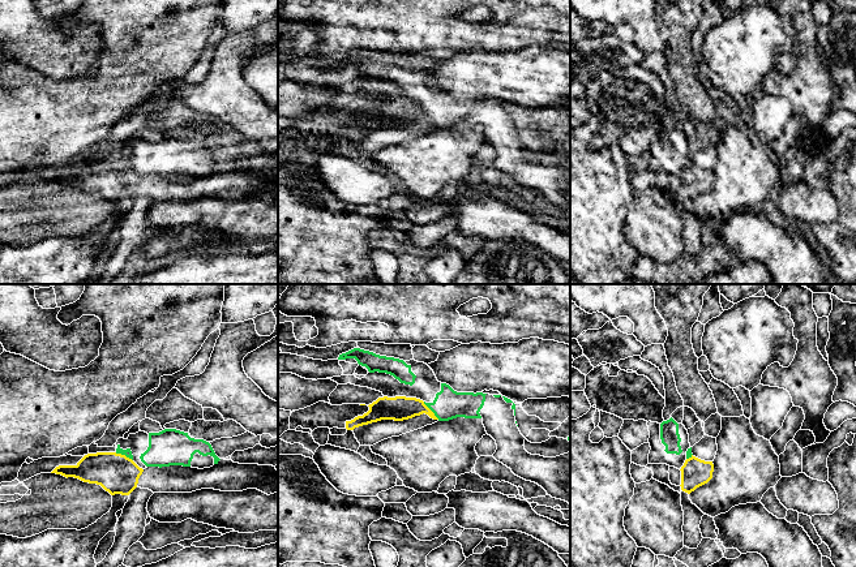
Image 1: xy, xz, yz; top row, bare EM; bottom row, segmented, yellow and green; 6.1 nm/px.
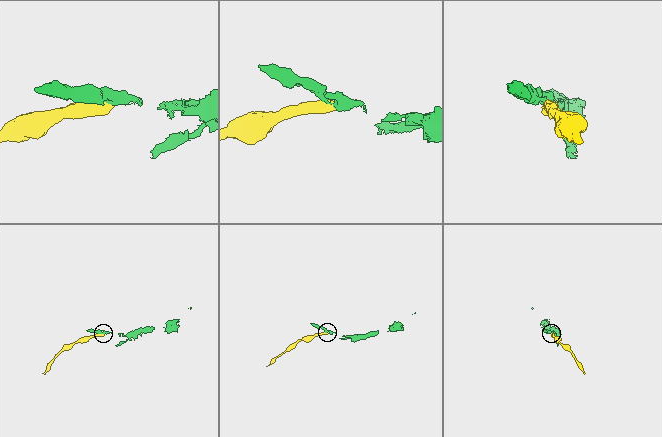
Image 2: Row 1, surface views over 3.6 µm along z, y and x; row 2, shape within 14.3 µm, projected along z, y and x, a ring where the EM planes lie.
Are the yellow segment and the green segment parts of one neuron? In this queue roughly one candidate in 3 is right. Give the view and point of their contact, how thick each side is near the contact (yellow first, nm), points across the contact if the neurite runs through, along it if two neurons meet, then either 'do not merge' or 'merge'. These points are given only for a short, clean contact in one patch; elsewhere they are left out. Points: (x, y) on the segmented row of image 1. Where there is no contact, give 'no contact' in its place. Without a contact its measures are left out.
xz (431, 411) | 150/190 nm | along xz (423, 402), (439, 419) | do not merge

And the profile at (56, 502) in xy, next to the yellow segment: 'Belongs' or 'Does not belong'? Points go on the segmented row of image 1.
Does not belong

